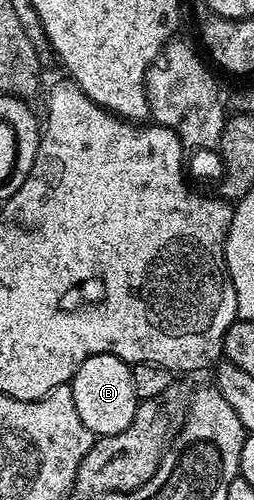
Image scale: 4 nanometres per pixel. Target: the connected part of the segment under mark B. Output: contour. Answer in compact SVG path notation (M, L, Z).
M96 354L87 356L83 364L75 372L72 383L75 396L75 408L79 412L79 420L87 424L87 428L95 436L118 434L135 420L137 403L135 384L131 384L130 363L114 354Z

